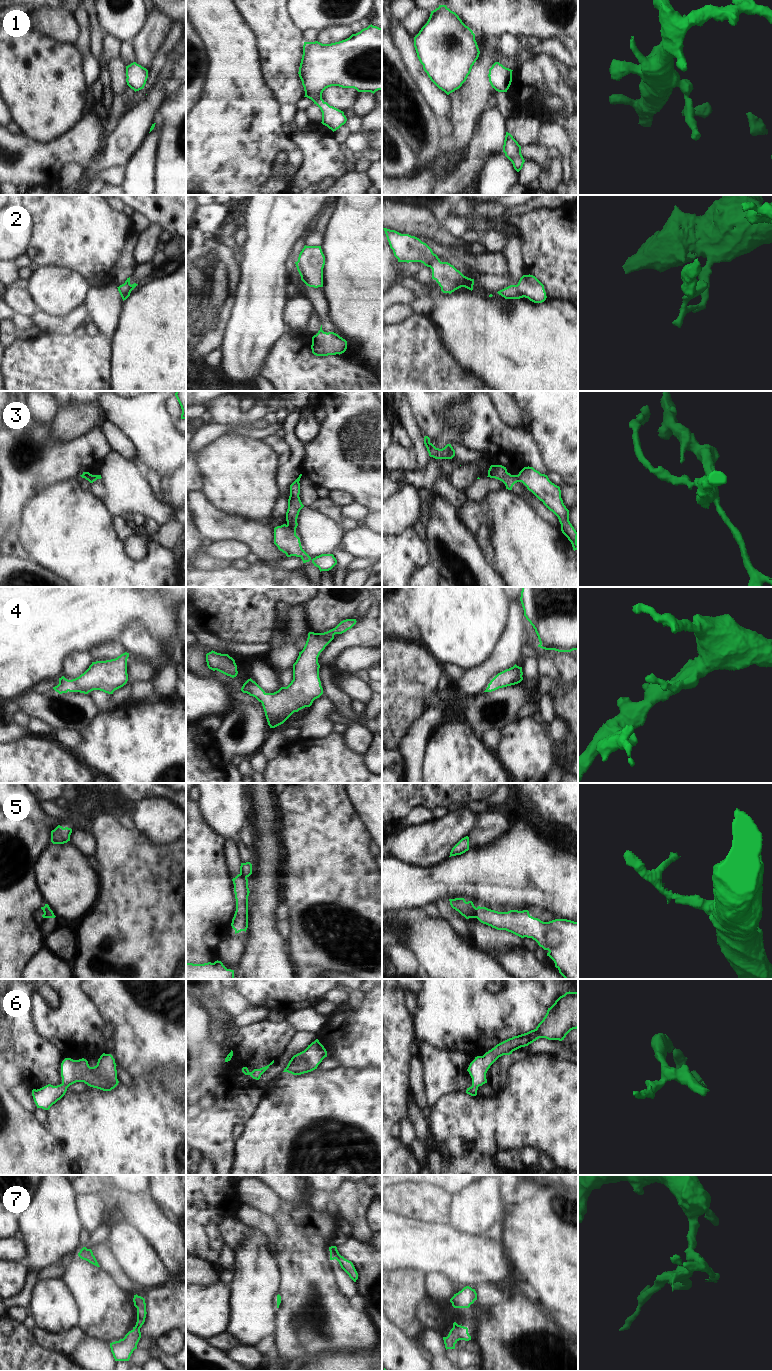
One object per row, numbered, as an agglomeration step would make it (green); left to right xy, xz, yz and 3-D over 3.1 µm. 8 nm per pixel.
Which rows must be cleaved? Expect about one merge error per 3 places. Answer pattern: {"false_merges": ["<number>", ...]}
{"false_merges": ["3", "5", "7"]}

